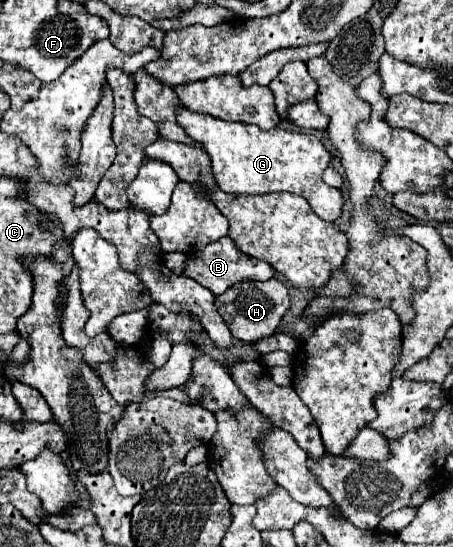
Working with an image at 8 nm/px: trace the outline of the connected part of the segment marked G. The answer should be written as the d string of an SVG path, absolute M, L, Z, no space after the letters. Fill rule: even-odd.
M179 105L177 109L177 123L191 139L199 141L207 151L215 183L221 191L233 195L289 191L305 197L313 213L319 215L323 221L335 221L341 215L341 191L325 185L321 179L323 171L331 161L331 155L317 137L305 133L291 133L279 127L263 131L257 125L231 123L209 115L193 113L183 105Z

